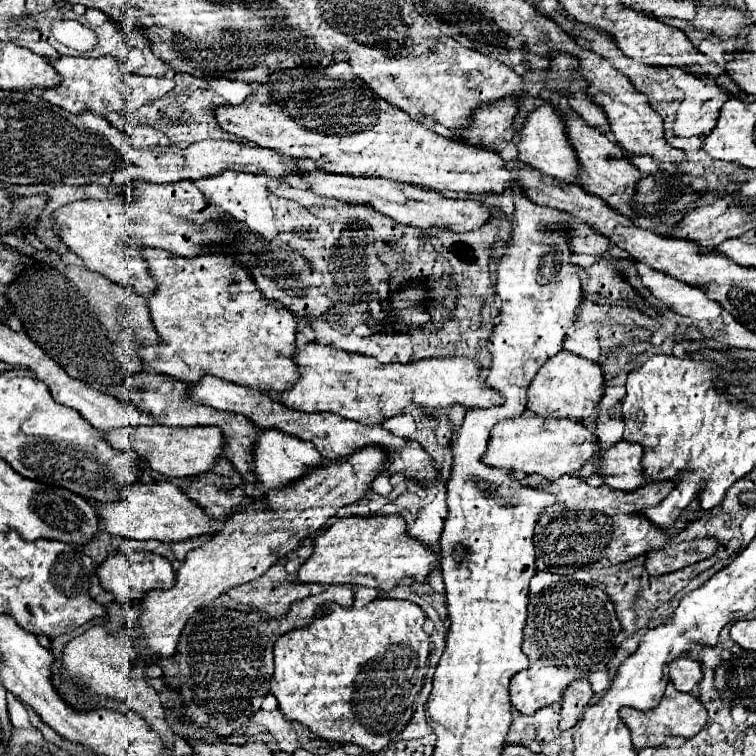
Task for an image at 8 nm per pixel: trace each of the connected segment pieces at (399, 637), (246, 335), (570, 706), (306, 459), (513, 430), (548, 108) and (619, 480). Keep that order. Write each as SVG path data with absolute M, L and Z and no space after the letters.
M378 598L360 610L358 608L342 608L342 606L332 604L322 616L312 618L308 628L292 630L292 632L278 638L278 642L274 644L274 678L272 678L272 690L270 692L276 696L282 714L290 722L300 722L302 726L306 726L314 738L320 738L320 740L326 740L332 744L356 744L360 748L366 748L368 752L380 752L390 742L398 740L402 728L410 722L410 718L414 714L414 700L416 700L416 694L420 692L422 680L426 676L426 660L428 660L428 644L430 644L428 634L424 632L422 626L424 626L424 612L414 602Z
M150 248L144 250L144 260L148 262L148 268L158 282L158 292L148 296L146 304L160 336L160 344L140 348L140 358L146 362L146 366L150 366L152 372L168 374L186 384L196 384L202 376L212 374L240 386L260 388L262 392L278 394L294 386L294 382L300 378L298 366L294 362L296 320L282 304L270 302L262 296L262 292L248 276L248 270L234 264L234 252L226 254L226 250L216 248L208 250L208 254L202 252L198 258L188 260L172 256L164 250Z
M580 678L576 682L572 682L564 694L562 694L562 712L560 712L560 728L562 730L570 730L578 718L582 716L582 712L586 710L590 698L592 698L592 686L586 678Z
M260 430L256 446L254 446L254 472L258 480L264 484L264 490L276 490L276 486L288 486L292 478L300 478L304 470L312 470L312 466L320 466L322 456L310 444L296 436L284 434L280 430Z
M534 414L516 416L496 422L490 432L490 442L482 460L492 468L506 468L510 472L540 474L548 480L556 480L564 474L578 472L584 462L596 454L596 436L570 418L540 418Z
M546 102L544 106L536 108L528 120L524 122L520 136L518 136L518 160L540 170L546 176L558 178L558 180L566 180L566 182L574 182L576 180L576 172L580 170L576 154L568 142L568 138L564 138L564 120L558 114L558 106L554 102Z
M622 440L606 450L602 456L594 456L592 462L596 466L596 474L604 478L606 486L610 486L612 490L630 492L646 482L642 454L642 446Z

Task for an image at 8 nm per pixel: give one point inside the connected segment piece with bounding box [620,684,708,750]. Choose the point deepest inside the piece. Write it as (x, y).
(678, 714)

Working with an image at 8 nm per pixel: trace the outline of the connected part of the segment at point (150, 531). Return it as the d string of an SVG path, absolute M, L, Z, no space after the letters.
M172 482L136 484L132 488L124 488L120 502L98 504L98 516L104 520L110 534L134 540L182 542L218 532L218 528L212 528L210 524L212 516L208 516L204 510L200 510L200 506L188 500L188 496Z

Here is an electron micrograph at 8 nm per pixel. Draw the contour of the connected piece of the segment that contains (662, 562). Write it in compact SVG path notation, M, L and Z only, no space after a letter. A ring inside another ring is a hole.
M702 538L702 540L692 540L692 542L682 542L674 546L666 546L664 552L652 550L646 556L646 570L652 576L662 576L676 572L680 568L686 568L690 564L696 564L704 558L710 558L718 550L718 540L714 538Z

